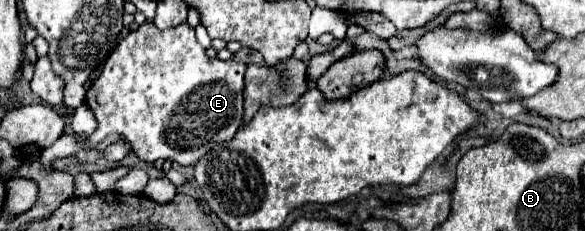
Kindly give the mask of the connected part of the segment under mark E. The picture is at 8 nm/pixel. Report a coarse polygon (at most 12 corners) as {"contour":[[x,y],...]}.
{"contour":[[183,23],[131,31],[87,89],[91,141],[193,165],[243,123],[241,61]]}

